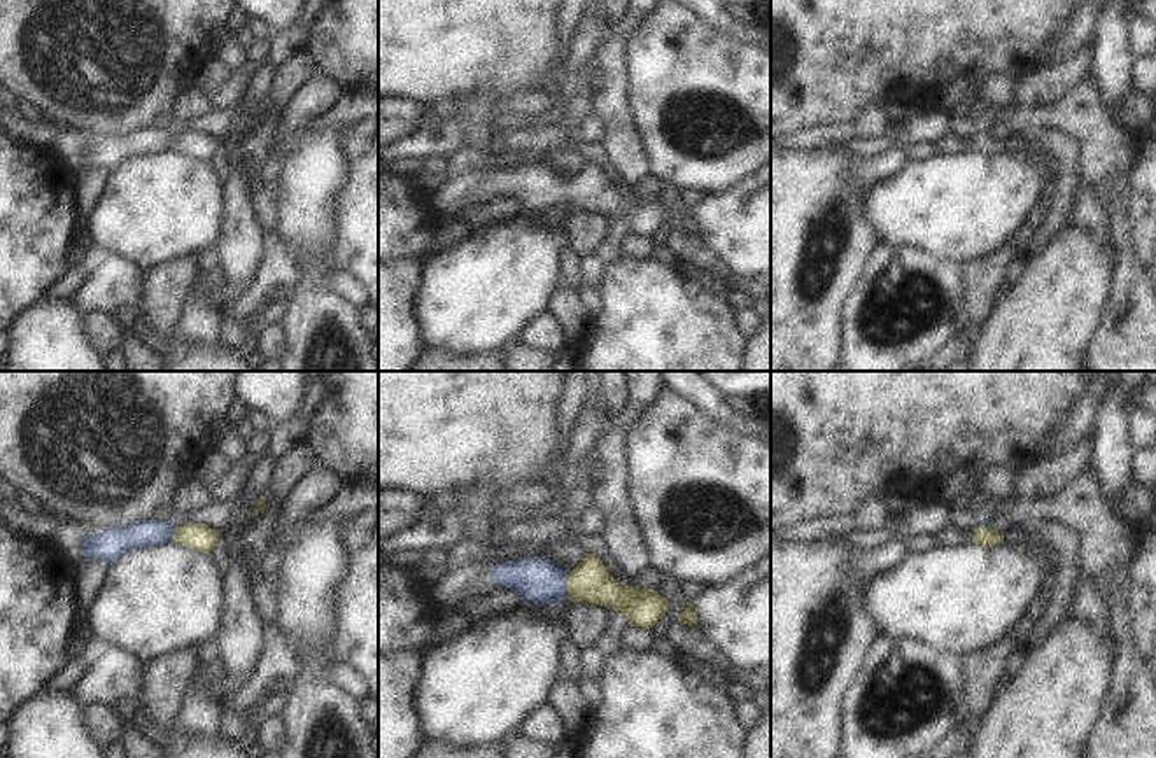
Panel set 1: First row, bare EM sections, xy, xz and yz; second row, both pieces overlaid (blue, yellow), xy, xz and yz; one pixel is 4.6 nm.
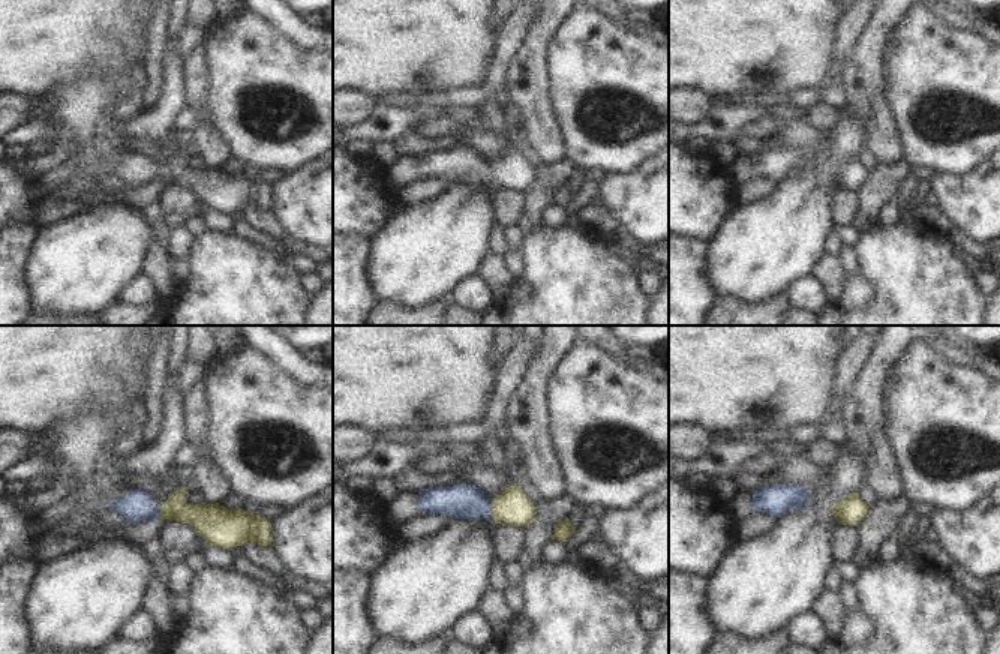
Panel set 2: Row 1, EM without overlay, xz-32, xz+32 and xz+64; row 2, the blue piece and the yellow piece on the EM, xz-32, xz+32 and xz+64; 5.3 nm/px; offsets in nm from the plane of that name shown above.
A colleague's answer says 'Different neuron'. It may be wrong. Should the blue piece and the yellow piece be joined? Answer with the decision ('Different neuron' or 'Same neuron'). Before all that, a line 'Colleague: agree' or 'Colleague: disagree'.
Colleague: disagree
Same neuron.

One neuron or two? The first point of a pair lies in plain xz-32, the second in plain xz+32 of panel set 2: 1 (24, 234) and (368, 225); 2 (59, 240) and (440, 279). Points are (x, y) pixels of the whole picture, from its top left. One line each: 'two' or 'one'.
1: two
2: one

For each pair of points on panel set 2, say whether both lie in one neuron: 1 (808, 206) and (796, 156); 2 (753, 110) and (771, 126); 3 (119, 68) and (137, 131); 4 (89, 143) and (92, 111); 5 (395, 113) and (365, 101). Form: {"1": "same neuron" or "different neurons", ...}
{"1": "different neurons", "2": "different neurons", "3": "different neurons", "4": "same neuron", "5": "different neurons"}

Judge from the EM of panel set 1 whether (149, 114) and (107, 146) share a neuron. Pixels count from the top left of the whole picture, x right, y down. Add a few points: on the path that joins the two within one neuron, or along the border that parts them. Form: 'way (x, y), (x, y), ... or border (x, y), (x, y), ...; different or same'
border (167, 126), (140, 126), (104, 135), (84, 132); different

